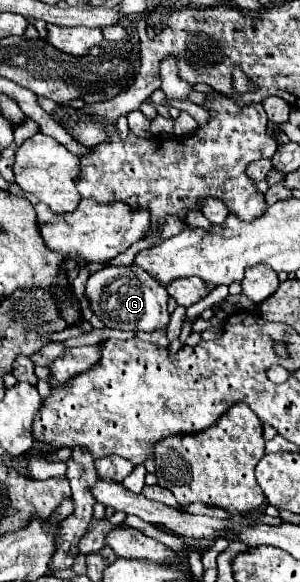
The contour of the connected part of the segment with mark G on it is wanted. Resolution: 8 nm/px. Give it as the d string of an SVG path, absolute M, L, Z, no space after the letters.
M107 265L89 275L85 285L85 295L93 313L105 323L109 329L121 331L153 331L159 327L167 327L167 289L159 285L147 271L137 265L131 267L115 267Z

